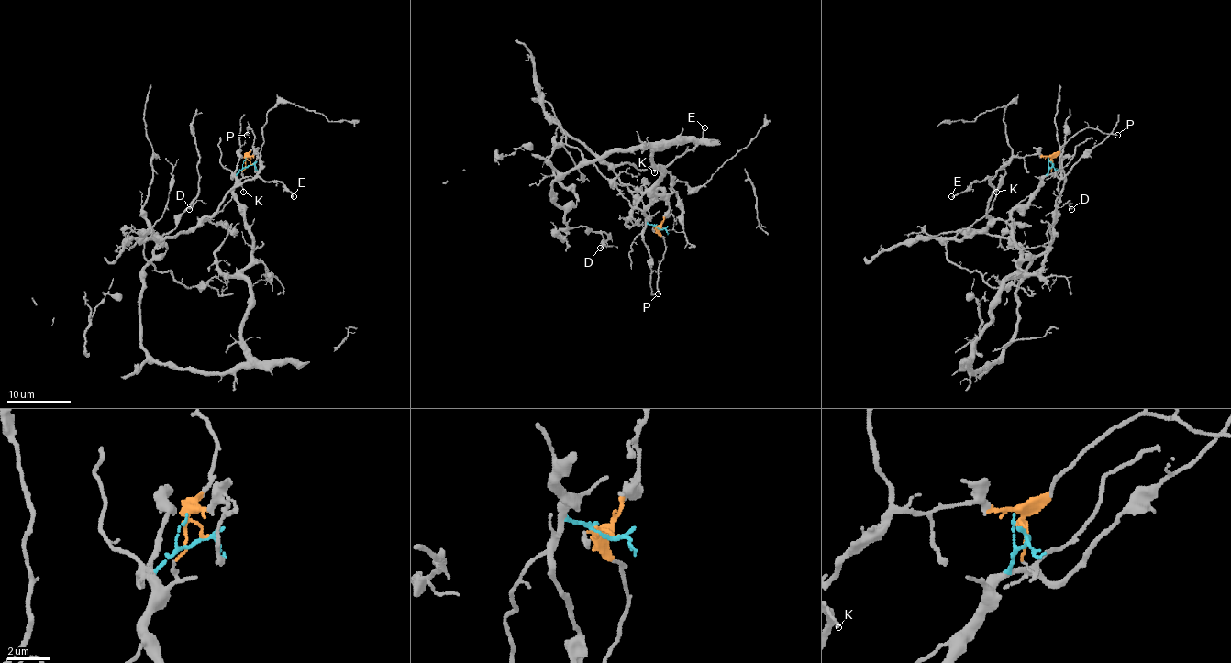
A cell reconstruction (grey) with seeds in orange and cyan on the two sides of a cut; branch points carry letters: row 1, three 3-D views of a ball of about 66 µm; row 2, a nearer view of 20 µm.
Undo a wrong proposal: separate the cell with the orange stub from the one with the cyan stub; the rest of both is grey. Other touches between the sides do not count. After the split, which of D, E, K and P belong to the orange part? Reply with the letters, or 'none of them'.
E, K, P

